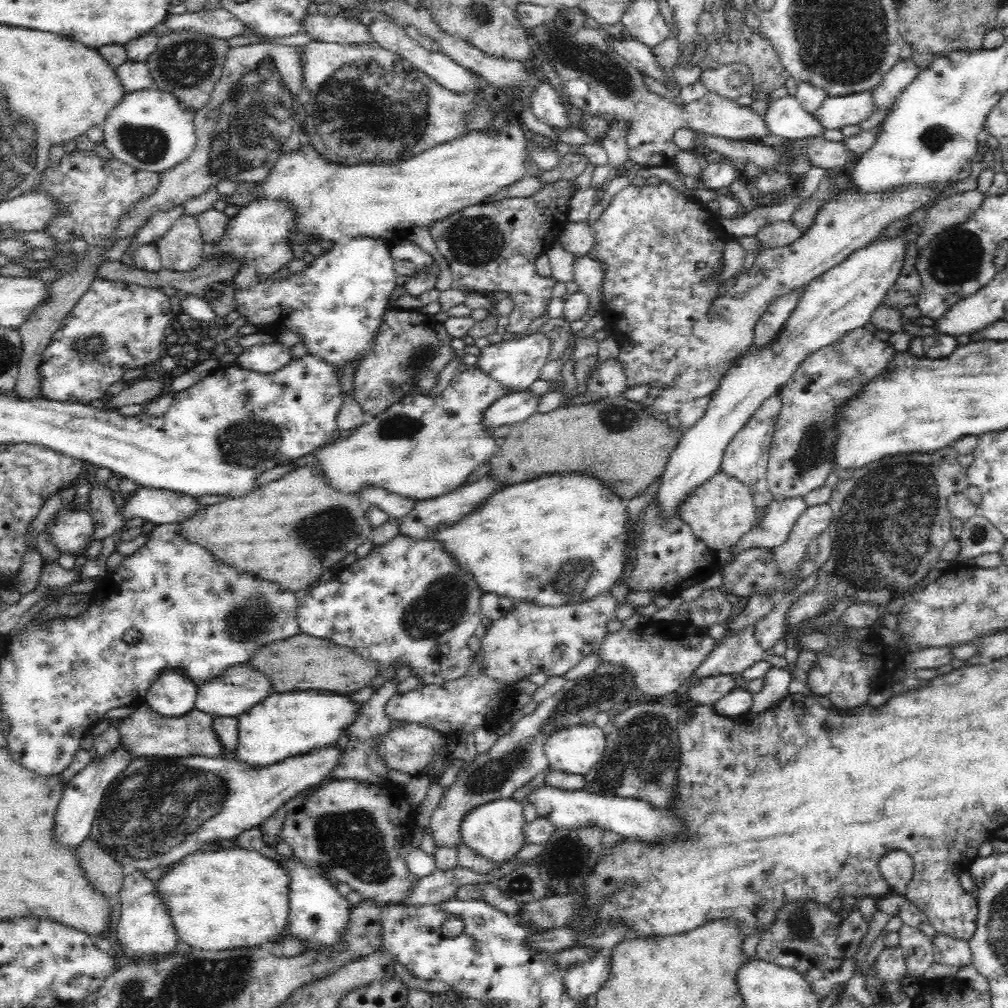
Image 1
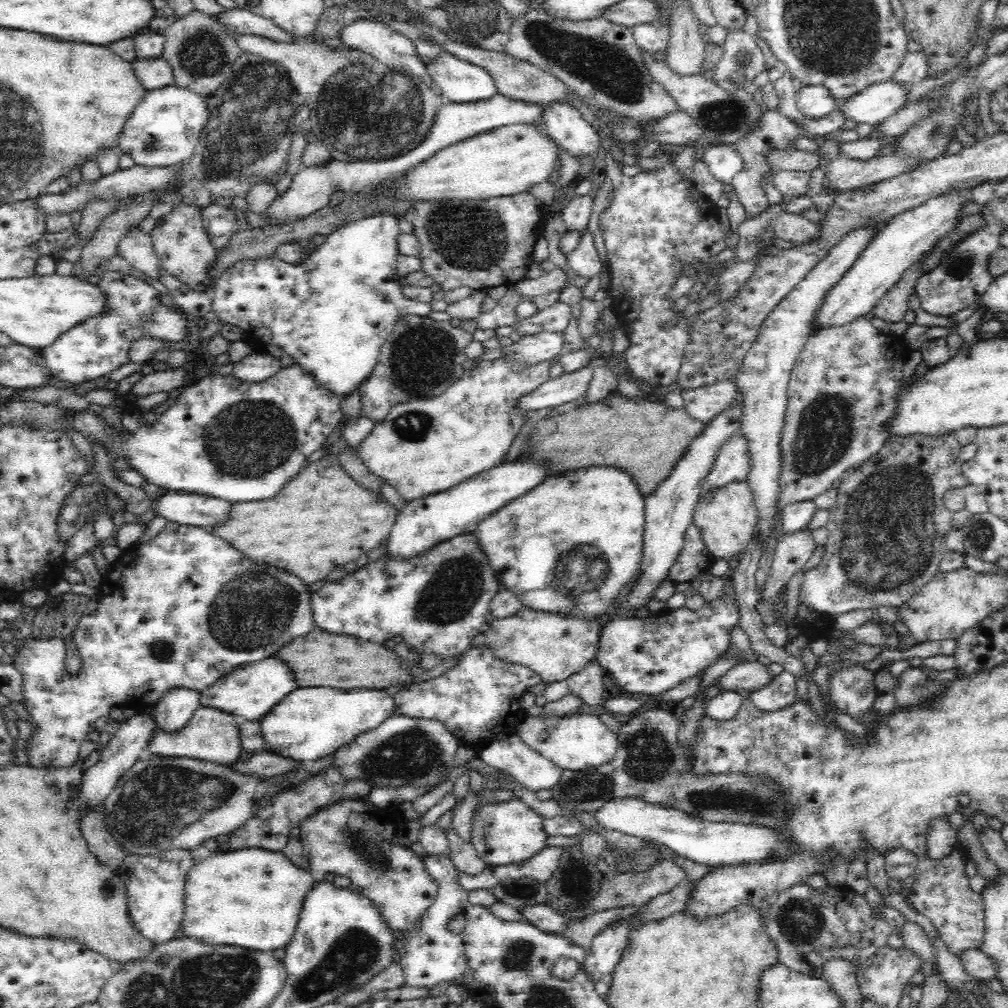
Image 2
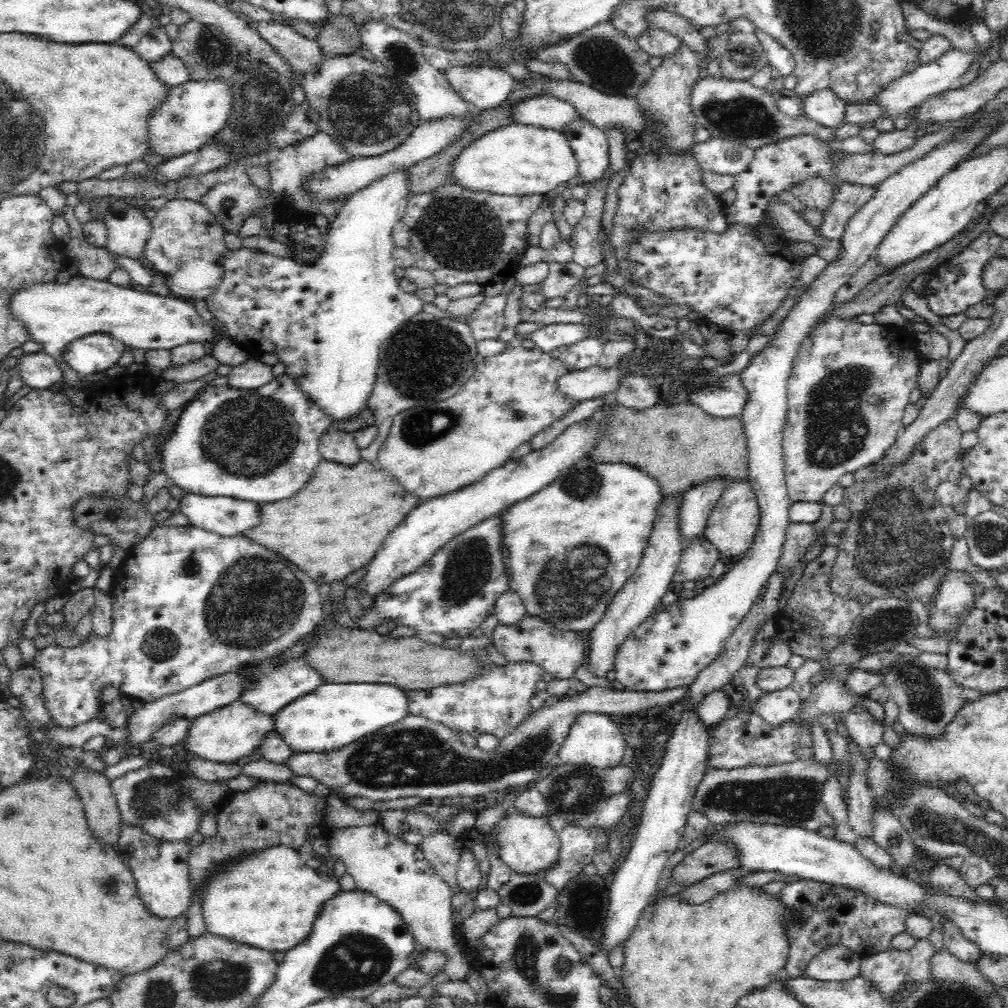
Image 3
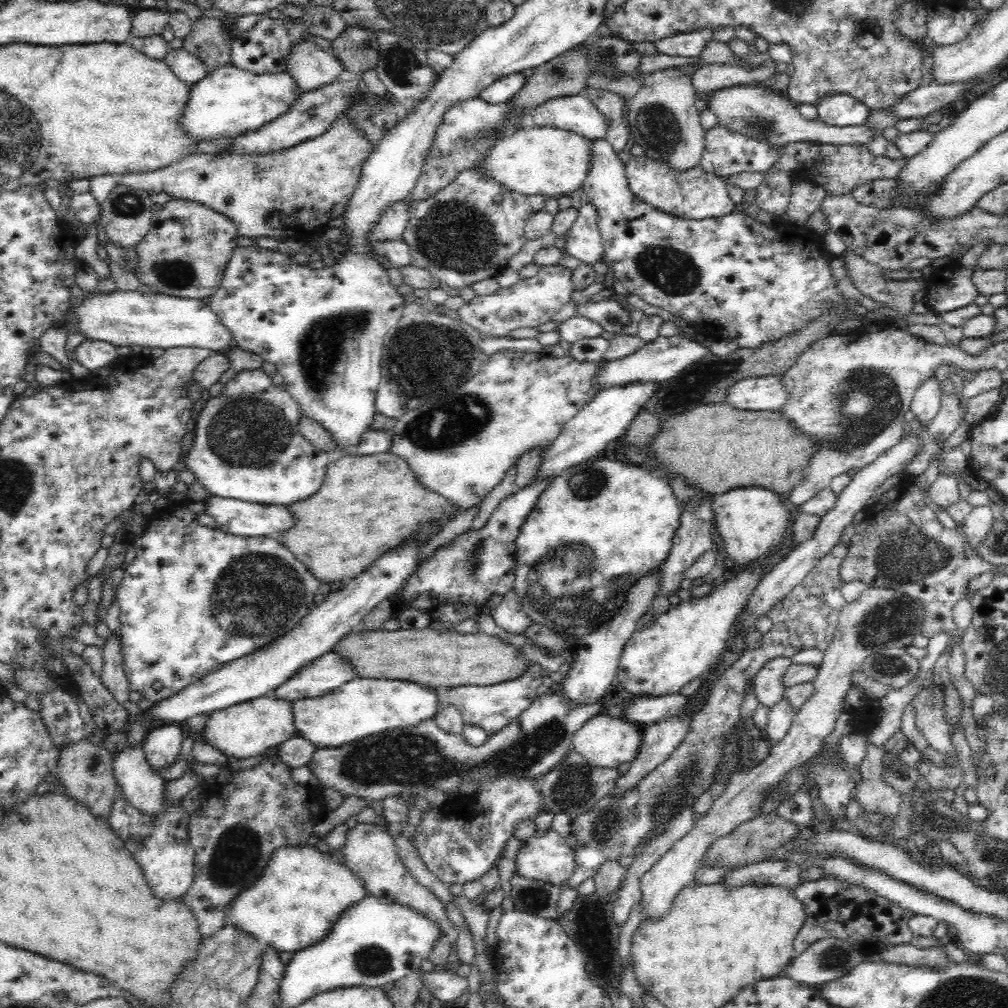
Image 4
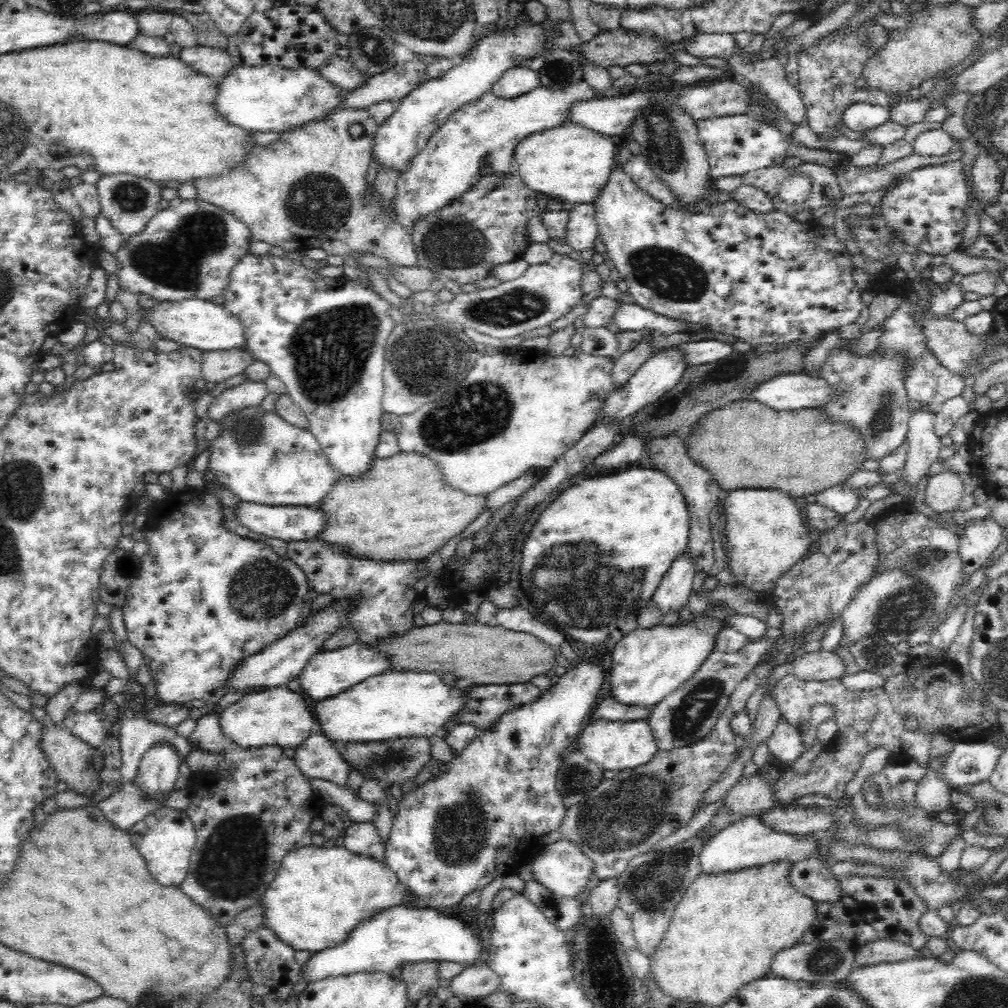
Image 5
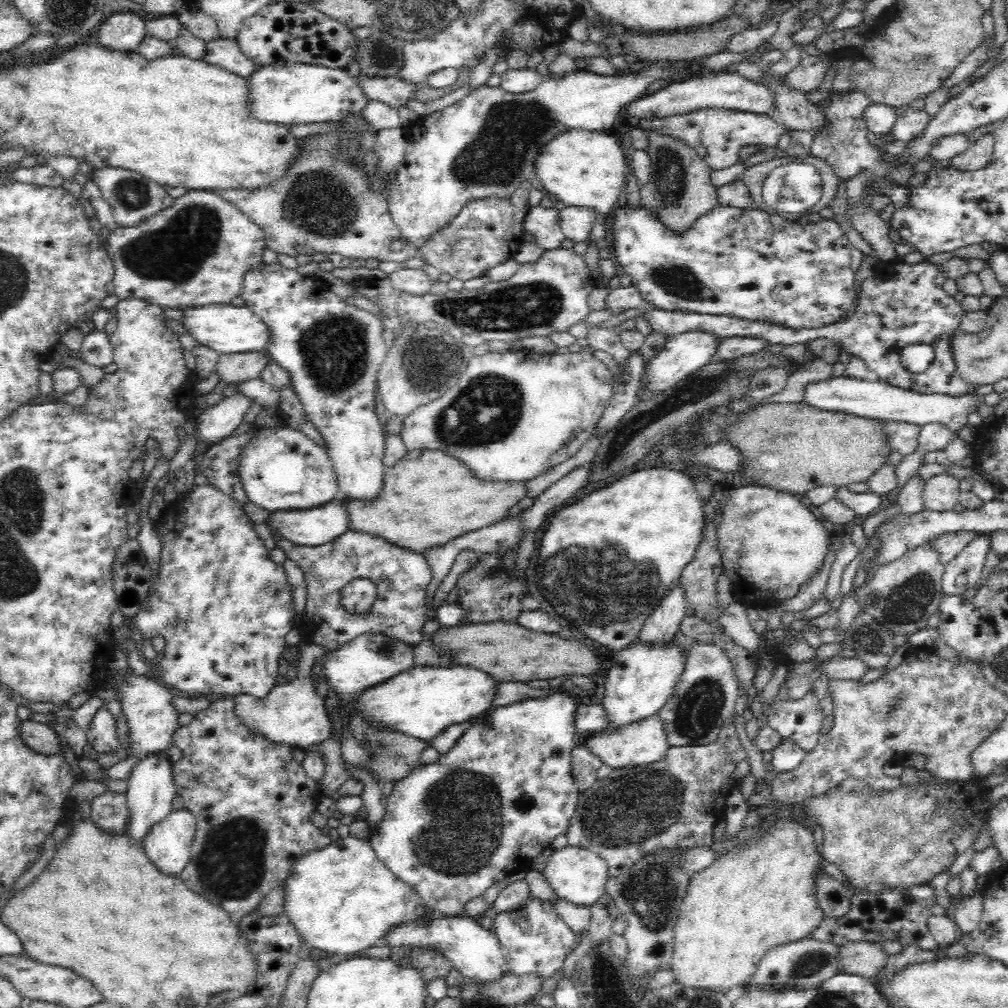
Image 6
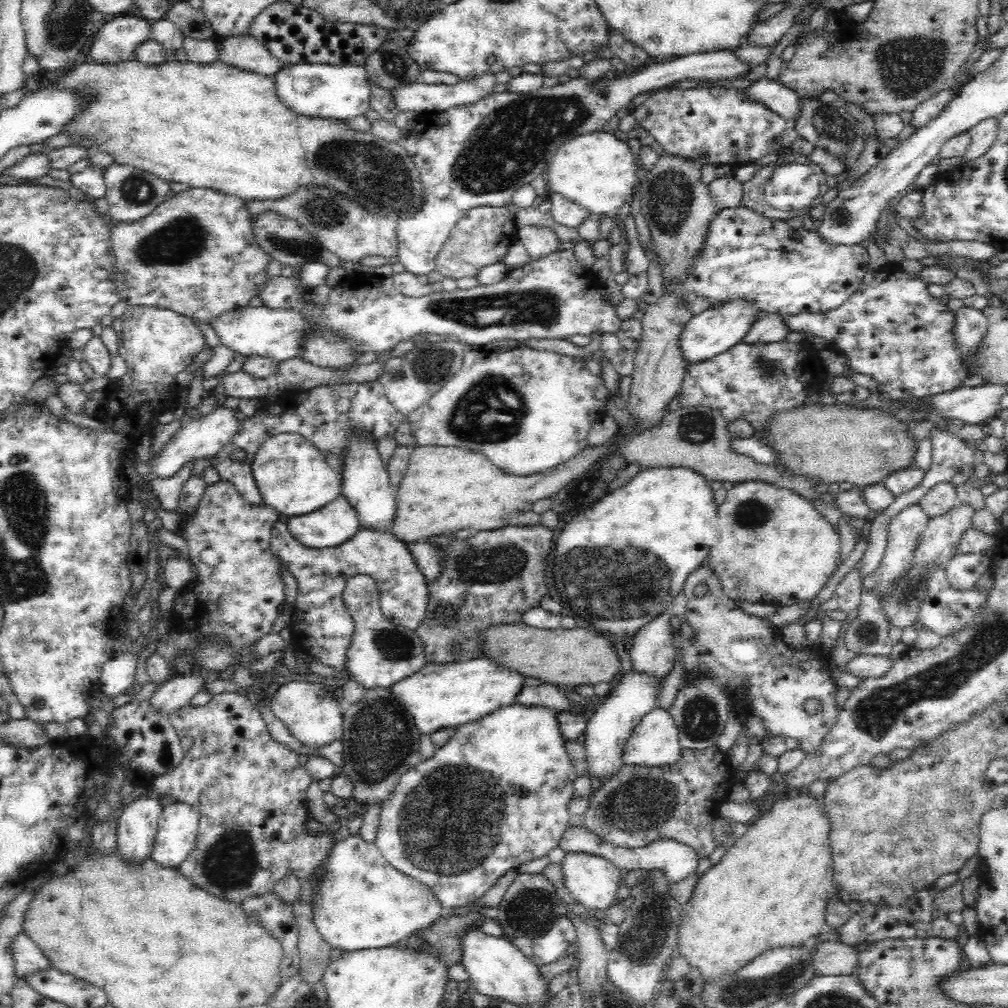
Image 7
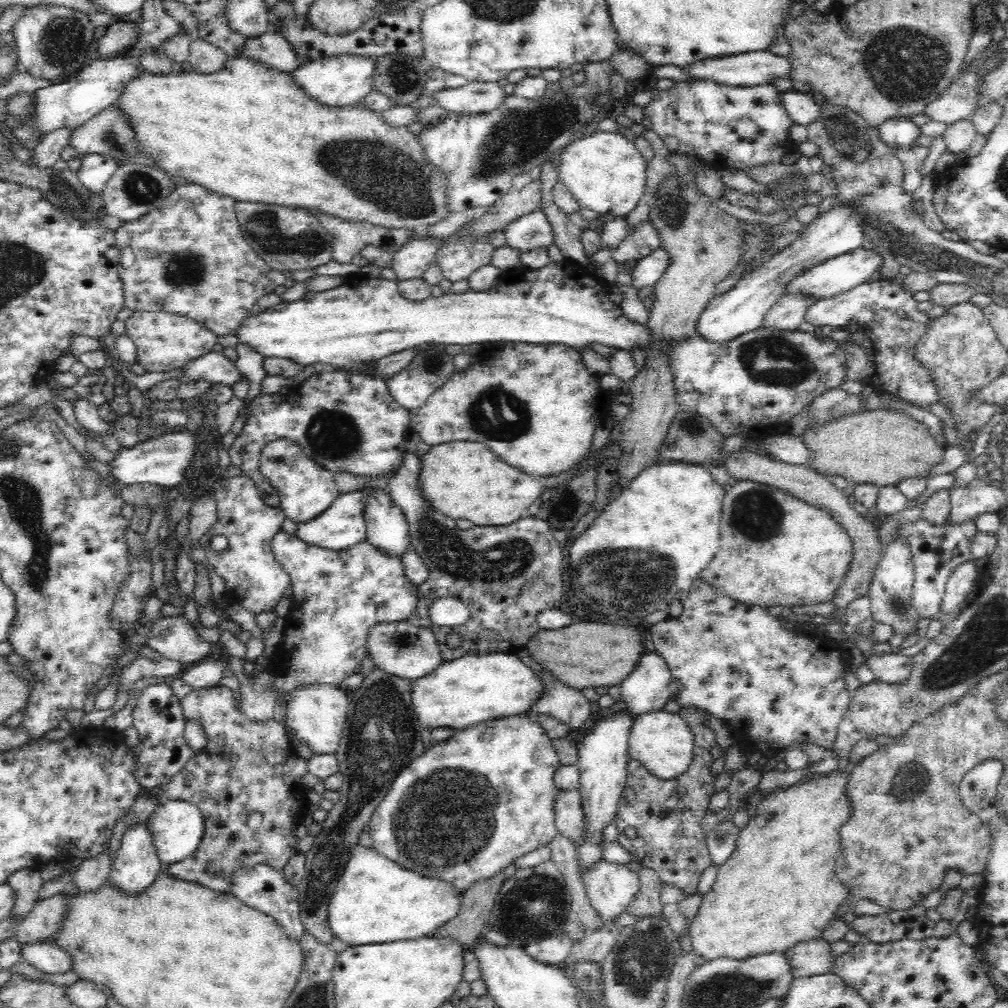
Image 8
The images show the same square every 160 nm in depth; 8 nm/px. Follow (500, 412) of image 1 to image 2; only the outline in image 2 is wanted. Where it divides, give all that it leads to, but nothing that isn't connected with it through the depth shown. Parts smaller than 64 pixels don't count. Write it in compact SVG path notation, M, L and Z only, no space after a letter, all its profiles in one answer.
M593 366L582 367L574 373L564 373L556 380L549 379L517 402L521 412L538 411L544 408L555 408L572 402L589 390L593 378Z

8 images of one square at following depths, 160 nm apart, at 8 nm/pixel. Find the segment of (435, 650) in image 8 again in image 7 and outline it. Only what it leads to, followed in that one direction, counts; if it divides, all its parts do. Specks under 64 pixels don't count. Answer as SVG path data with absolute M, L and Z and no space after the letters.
M366 574L348 578L342 594L344 606L354 620L354 634L346 653L346 671L366 690L390 688L404 677L418 672L426 662L423 640L415 631L392 624L384 618L376 581Z

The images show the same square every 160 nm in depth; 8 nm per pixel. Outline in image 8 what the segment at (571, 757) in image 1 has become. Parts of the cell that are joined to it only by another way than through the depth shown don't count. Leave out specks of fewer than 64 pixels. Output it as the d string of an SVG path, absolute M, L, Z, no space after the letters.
M662 708L634 718L628 741L629 758L642 763L656 778L670 780L682 774L692 762L692 748L694 735L678 712L670 713Z

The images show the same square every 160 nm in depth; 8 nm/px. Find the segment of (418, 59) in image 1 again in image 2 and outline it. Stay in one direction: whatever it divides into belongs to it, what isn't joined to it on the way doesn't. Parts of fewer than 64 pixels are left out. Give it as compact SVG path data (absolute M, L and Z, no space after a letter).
M450 53L422 63L435 88L450 103L484 101L496 94L494 79L487 70Z

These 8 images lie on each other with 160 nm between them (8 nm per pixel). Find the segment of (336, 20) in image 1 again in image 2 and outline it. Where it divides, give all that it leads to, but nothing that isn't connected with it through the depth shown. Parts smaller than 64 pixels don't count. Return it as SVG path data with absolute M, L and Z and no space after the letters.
M357 19L350 26L344 26L337 34L338 40L346 44L347 47L354 50L361 50L374 58L377 58L382 64L388 66L392 70L400 70L402 72L413 74L420 77L424 84L430 88L437 90L432 79L426 73L426 67L422 63L422 59L416 54L414 45L411 40L406 40L402 34L394 32L384 24L369 19Z

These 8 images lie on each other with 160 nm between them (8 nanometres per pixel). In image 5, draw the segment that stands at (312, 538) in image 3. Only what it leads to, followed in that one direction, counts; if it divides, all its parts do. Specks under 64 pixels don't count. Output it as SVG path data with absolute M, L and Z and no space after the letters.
M398 452L390 458L374 458L368 470L360 476L336 475L327 494L328 498L324 498L320 506L315 506L332 514L332 524L328 526L328 534L324 534L324 542L348 542L352 550L358 550L350 552L350 557L372 558L374 561L418 560L432 555L452 536L465 530L487 504L487 496L467 495L444 482L436 462L431 458L407 452Z

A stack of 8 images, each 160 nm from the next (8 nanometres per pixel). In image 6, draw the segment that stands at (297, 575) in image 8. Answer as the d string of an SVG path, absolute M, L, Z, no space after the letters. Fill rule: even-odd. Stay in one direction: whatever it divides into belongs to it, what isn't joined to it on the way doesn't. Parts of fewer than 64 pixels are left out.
M352 529L320 546L298 546L278 533L273 534L273 539L276 547L282 548L287 558L294 560L306 576L308 604L302 635L306 634L314 645L332 653L358 635L368 633L382 633L411 647L421 642L427 622L426 590L433 577L423 554ZM357 578L370 579L376 585L375 602L364 614L348 612L340 602L341 590Z

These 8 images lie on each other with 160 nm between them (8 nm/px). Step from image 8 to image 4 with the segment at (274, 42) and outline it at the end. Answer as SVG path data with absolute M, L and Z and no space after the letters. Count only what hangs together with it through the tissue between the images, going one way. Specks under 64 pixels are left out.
M184 48L170 49L162 61L170 67L176 77L180 78L180 81L188 85L202 80L209 73L206 71L206 65Z

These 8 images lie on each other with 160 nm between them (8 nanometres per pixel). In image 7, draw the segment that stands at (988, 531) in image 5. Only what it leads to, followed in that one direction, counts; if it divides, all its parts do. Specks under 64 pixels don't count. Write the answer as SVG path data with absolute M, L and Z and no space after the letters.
M982 552L958 553L945 564L948 582L956 590L974 589L981 576L991 567L992 557Z

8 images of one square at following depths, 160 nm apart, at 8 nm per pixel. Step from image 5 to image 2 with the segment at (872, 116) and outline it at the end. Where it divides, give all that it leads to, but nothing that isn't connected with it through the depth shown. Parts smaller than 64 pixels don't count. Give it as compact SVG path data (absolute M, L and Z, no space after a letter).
M822 85L803 86L795 94L800 112L810 118L826 116L834 111L834 99L830 91Z

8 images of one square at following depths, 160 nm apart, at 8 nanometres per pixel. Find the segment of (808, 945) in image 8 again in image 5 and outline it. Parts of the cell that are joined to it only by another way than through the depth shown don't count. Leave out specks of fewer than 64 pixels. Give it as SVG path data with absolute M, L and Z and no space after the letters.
M889 940L869 942L862 947L855 947L855 966L868 966L878 962L896 962L920 957L920 949Z

